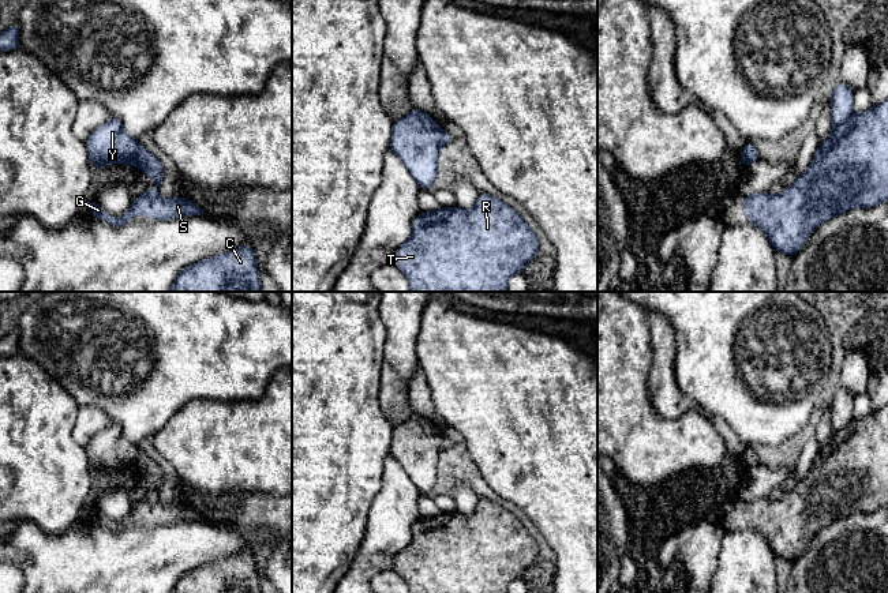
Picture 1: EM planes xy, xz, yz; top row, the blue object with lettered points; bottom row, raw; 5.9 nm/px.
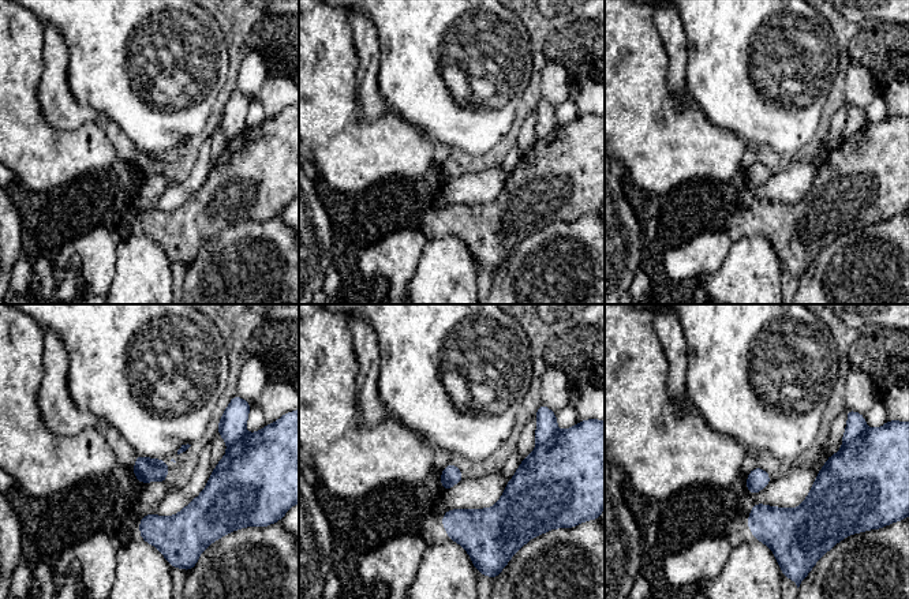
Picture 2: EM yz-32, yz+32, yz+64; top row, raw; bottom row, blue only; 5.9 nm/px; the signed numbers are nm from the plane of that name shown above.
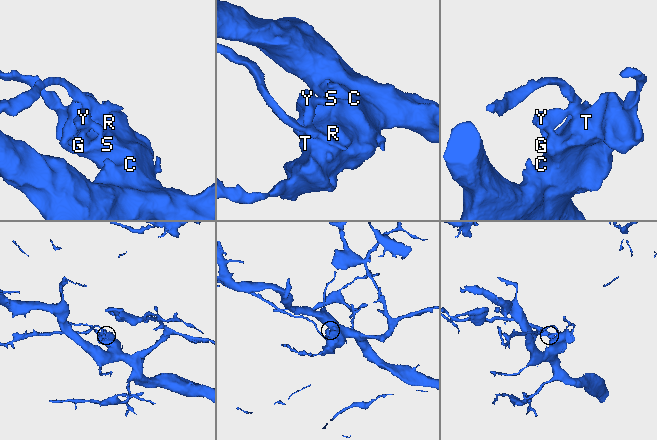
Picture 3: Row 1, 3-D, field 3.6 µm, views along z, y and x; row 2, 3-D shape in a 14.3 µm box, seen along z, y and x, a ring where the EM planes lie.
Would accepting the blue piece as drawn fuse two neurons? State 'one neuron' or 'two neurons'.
two neurons

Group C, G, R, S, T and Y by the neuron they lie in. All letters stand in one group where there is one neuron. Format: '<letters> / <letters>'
C G R S T / Y

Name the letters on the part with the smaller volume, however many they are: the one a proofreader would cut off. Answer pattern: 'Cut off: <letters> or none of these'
Cut off: Y

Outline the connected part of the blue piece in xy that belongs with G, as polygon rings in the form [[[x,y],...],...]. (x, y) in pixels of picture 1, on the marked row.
[[[143,146],[136,147],[134,154],[134,165],[136,165],[150,179],[154,179],[156,185],[147,192],[136,196],[135,200],[131,203],[128,211],[123,217],[108,215],[94,200],[94,198],[90,198],[86,204],[86,210],[90,206],[93,206],[94,210],[87,214],[89,217],[97,217],[112,226],[124,226],[131,222],[136,213],[142,215],[150,215],[157,221],[175,219],[183,215],[207,214],[199,206],[190,202],[187,198],[175,196],[172,199],[162,199],[158,195],[157,187],[164,179],[164,170],[158,158],[147,151]]]

